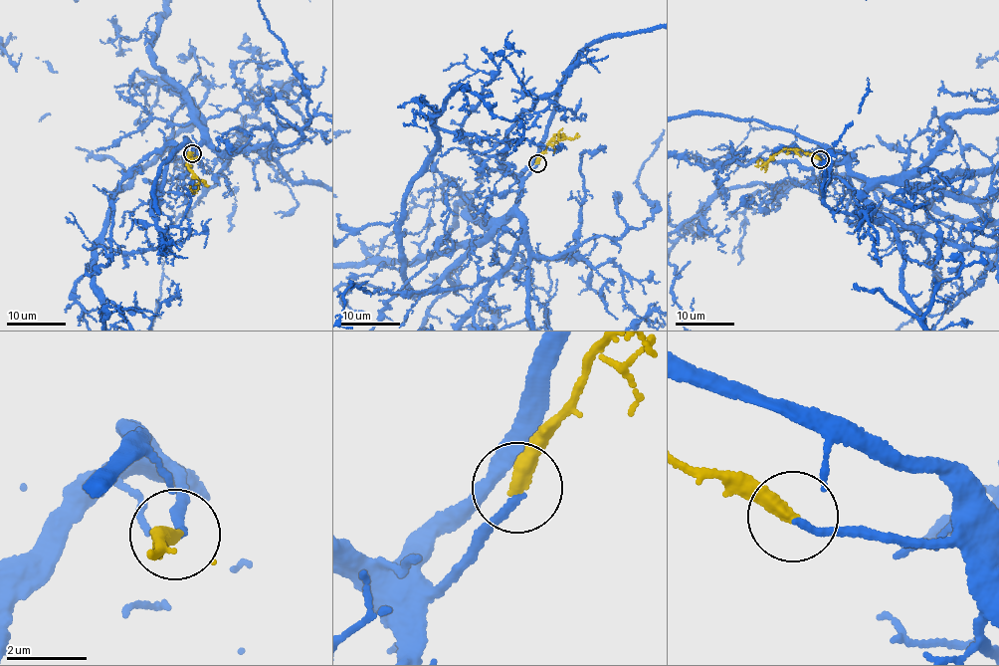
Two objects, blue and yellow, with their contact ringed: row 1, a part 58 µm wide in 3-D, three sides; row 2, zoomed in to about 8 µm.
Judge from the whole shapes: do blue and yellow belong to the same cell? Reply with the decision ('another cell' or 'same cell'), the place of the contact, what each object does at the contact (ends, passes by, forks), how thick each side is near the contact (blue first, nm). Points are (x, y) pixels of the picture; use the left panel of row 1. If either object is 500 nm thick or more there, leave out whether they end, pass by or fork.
same cell | (192, 153) | blue passes by | yellow ends | 130/400 nm

